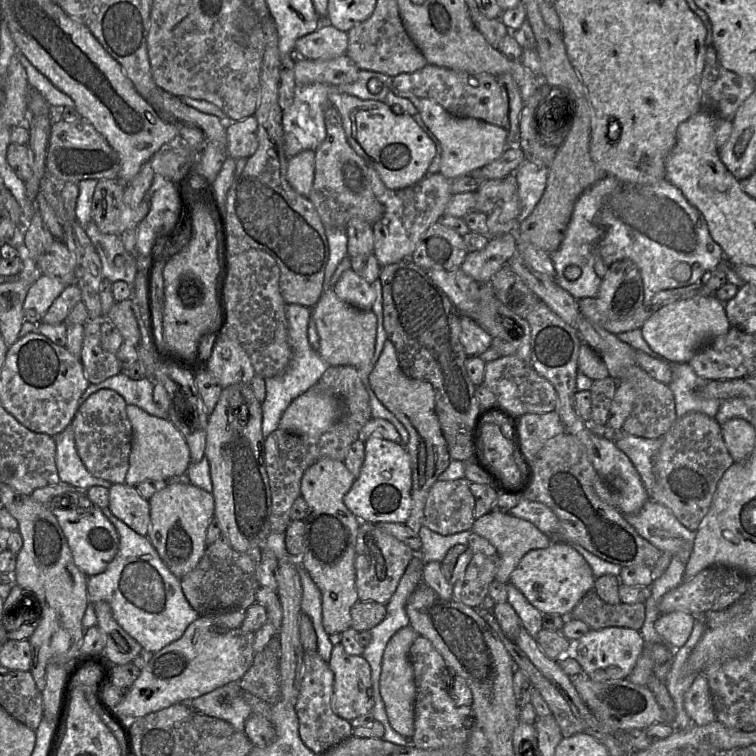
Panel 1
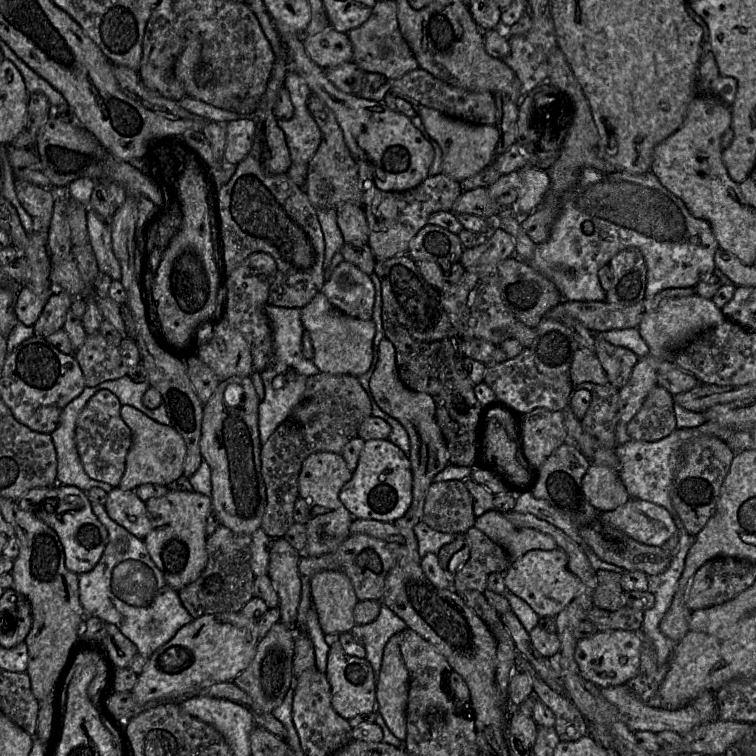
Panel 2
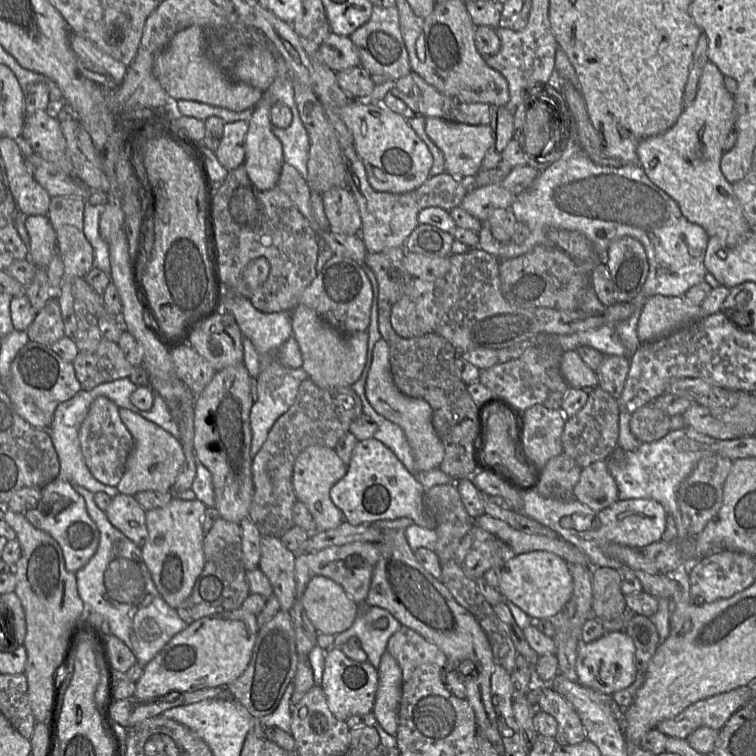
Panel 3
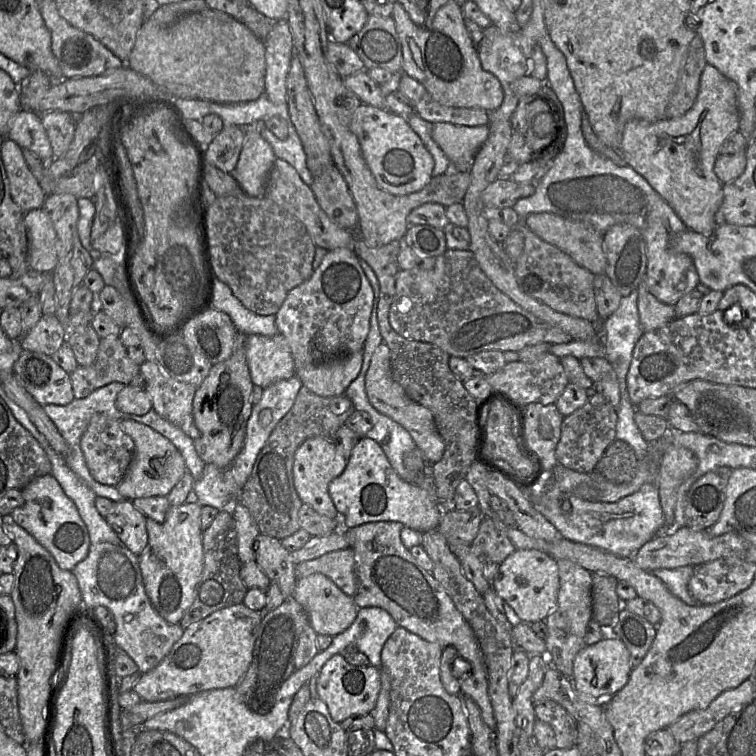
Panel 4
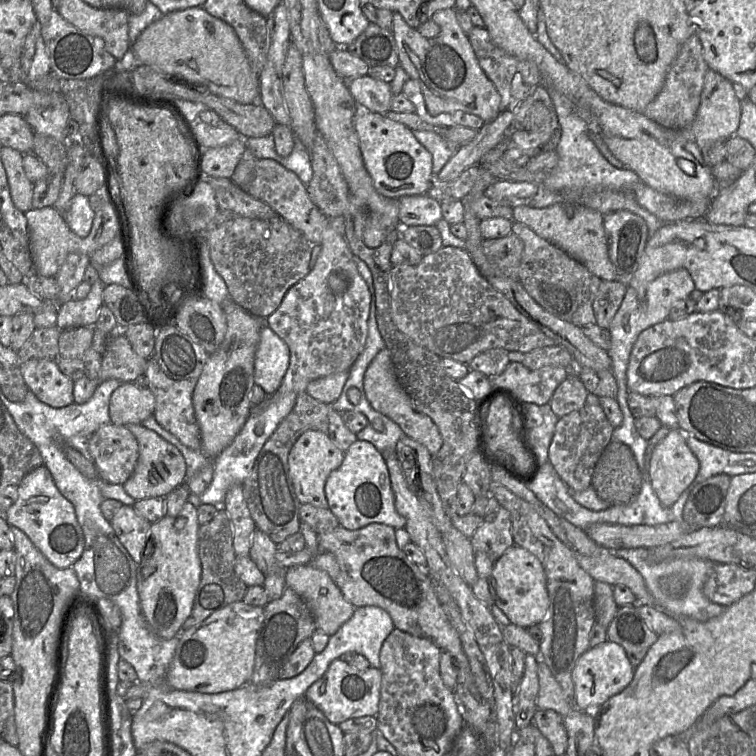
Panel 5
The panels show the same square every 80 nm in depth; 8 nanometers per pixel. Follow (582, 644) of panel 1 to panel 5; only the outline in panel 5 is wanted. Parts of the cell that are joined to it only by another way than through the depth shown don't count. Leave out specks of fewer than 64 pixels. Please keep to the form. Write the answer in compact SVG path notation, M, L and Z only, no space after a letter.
M606 640L589 648L578 658L572 671L575 707L580 711L599 707L626 688L633 678L634 670L624 648L619 644Z

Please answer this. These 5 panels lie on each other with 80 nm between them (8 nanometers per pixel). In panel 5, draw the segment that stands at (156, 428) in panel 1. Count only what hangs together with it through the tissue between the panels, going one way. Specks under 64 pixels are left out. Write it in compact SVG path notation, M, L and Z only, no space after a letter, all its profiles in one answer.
M141 424L124 425L138 442L138 460L131 476L123 484L124 491L135 501L145 498L164 498L186 480L186 462L173 444Z

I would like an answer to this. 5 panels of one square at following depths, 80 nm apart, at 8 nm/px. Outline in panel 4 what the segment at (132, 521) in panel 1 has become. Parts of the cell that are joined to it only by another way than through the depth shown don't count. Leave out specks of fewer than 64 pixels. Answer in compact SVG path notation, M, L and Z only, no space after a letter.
M131 500L116 502L105 520L131 552L137 556L142 553L148 543L147 517Z

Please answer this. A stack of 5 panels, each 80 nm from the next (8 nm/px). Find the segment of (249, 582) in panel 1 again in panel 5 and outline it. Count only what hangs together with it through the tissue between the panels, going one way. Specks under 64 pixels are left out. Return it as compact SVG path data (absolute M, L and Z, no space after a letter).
M219 507L213 519L200 525L198 530L198 554L201 561L201 578L190 616L182 625L186 630L208 618L216 610L243 600L248 586L234 570L236 553L233 546L233 529L226 511Z

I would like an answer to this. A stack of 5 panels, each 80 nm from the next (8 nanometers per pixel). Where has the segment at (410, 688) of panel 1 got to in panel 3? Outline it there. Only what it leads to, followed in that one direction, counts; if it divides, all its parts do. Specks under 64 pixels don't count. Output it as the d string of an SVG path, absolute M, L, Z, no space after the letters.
M387 651L381 657L377 671L378 686L372 713L387 733L396 736L402 694L402 672L396 660Z

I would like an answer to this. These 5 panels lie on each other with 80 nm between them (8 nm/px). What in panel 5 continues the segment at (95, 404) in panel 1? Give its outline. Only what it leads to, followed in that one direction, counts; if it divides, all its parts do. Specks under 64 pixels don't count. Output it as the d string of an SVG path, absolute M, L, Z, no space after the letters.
M111 422L101 425L90 437L88 451L99 478L123 485L138 460L138 442L124 425Z

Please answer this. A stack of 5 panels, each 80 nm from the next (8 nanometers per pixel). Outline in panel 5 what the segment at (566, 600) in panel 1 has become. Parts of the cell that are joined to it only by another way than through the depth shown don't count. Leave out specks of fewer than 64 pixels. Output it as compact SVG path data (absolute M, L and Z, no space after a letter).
M511 546L494 561L487 577L493 604L509 619L510 623L523 628L539 624L549 608L546 575L540 560L528 550Z

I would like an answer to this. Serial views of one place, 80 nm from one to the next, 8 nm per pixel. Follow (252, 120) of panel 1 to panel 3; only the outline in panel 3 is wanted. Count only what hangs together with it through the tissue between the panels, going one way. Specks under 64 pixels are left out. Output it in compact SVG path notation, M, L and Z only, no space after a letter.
M246 121L224 124L223 136L214 153L220 164L228 171L236 169L244 162L248 126L249 123Z

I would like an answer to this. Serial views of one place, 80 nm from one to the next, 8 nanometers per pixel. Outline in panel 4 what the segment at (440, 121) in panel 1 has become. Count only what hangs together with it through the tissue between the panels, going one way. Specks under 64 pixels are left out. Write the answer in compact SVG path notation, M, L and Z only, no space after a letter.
M438 122L432 129L433 140L460 172L470 171L477 151L488 136L488 125L471 127Z

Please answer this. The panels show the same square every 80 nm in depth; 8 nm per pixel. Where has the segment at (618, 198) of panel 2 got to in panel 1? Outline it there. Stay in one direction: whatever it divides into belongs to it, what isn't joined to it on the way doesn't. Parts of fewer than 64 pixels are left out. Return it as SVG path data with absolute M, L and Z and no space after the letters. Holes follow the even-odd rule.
M611 176L596 182L575 202L564 239L560 247L549 254L555 269L555 283L577 301L583 298L596 298L602 282L594 269L598 253L607 267L623 259L629 259L636 264L643 281L643 303L645 304L650 304L656 293L662 290L683 288L704 281L708 273L725 259L722 248L713 240L702 214L689 203L676 186L667 180L650 185L638 185L623 182ZM681 262L691 267L691 277L684 282L679 282L673 275L674 267ZM569 266L580 268L581 274L577 279L566 278L565 271Z

